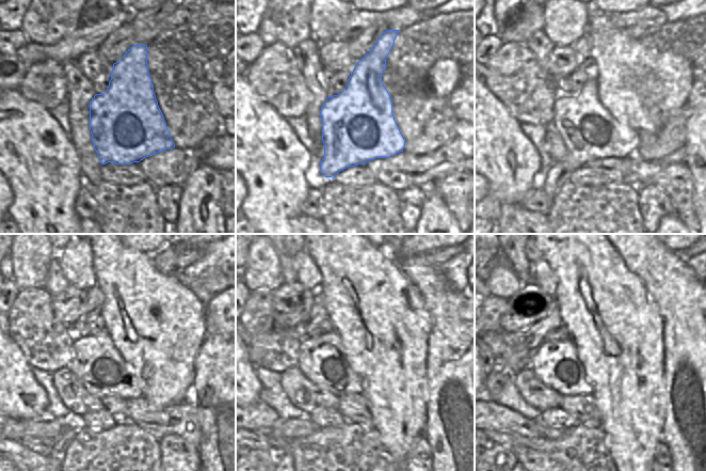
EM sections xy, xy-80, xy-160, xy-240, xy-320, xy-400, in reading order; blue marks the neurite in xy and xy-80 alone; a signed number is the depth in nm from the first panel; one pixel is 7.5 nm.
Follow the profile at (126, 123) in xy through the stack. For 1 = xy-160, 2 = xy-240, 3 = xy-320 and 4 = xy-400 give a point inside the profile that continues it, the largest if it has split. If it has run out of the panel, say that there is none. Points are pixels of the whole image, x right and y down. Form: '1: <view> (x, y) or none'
1: xy-160 (588, 130)
2: xy-240 (96, 362)
3: xy-320 (322, 359)
4: xy-400 (556, 364)

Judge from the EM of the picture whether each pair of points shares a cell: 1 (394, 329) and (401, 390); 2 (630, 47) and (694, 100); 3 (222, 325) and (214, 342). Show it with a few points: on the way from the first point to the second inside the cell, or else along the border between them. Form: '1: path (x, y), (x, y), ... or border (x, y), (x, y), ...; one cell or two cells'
1: path (394, 344), (396, 347), (396, 375); one cell
2: border (691, 71), (691, 90), (686, 101); two cells
3: border (207, 332), (218, 332), (224, 335); two cells

